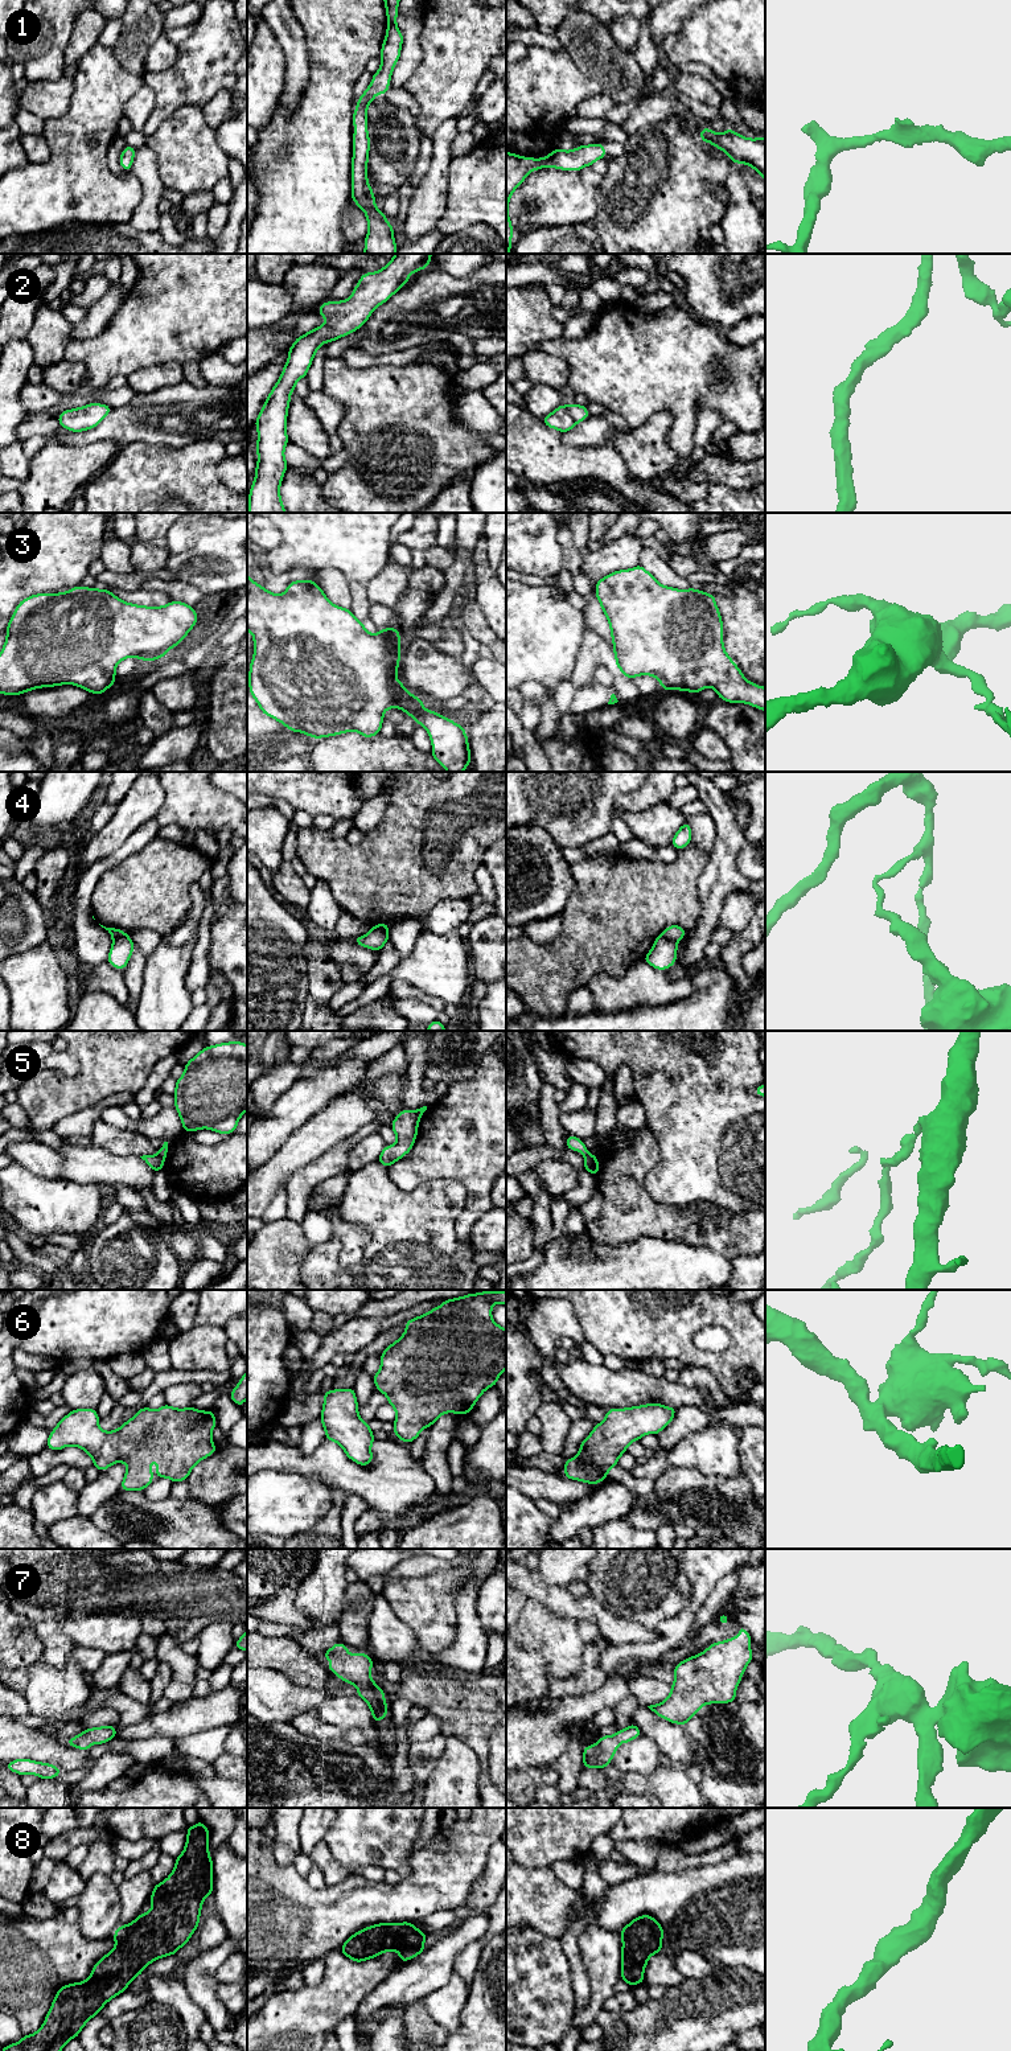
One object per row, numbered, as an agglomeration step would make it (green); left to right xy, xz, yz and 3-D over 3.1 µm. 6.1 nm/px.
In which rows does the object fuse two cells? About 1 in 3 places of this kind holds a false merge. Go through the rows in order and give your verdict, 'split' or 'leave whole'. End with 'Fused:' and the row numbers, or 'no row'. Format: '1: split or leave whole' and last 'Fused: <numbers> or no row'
1: leave whole
2: leave whole
3: leave whole
4: split
5: split
6: leave whole
7: leave whole
8: leave whole
Fused: 4, 5

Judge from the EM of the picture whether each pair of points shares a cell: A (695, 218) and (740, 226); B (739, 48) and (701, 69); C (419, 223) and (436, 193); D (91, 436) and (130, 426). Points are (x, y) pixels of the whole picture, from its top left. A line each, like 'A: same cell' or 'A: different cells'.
A: different cells
B: different cells
C: same cell
D: same cell

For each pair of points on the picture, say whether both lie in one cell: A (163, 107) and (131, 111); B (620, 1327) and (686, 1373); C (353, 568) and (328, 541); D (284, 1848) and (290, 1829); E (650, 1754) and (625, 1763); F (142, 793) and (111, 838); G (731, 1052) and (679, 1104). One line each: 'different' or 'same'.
A: different
B: different
C: same
D: same
E: same
F: same
G: same

